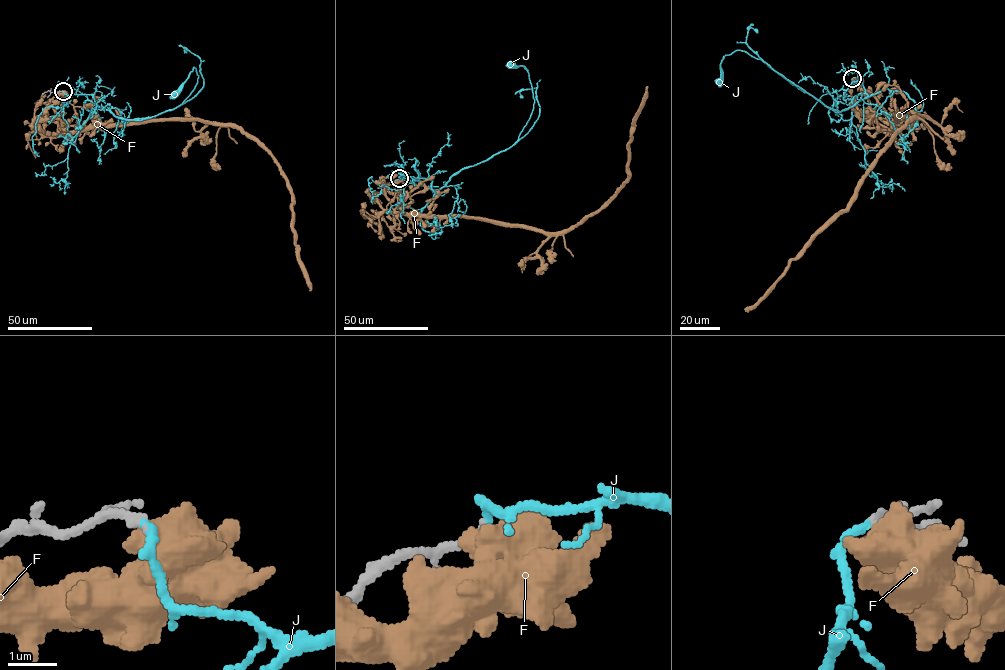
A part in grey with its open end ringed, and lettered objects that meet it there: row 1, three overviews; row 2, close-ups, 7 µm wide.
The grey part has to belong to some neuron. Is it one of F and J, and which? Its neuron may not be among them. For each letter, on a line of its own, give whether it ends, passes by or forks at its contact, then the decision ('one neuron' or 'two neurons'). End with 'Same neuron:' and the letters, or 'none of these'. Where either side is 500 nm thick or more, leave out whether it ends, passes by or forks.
F: two neurons
J: it ends | one neuron
Same neuron: J

